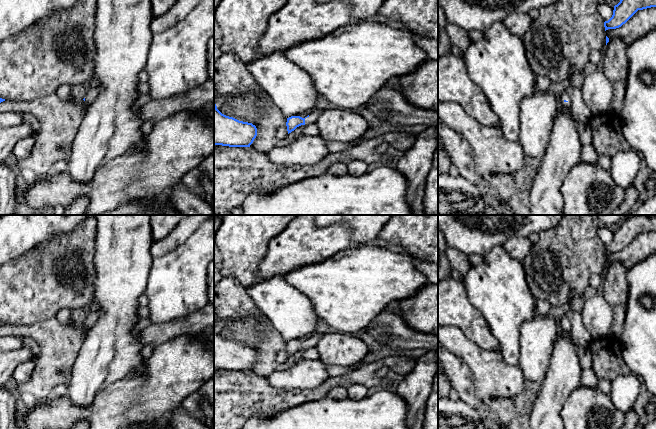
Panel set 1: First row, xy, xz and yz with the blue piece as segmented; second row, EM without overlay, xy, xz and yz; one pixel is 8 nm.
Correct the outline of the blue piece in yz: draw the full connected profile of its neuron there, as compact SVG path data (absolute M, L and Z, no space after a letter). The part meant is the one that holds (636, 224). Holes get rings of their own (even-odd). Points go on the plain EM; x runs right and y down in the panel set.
M632 215L614 230L612 241L604 246L605 255L625 248L638 234L656 231L656 216Z

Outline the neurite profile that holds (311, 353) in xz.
M315 347L306 348L303 351L302 360L319 360L319 353Z

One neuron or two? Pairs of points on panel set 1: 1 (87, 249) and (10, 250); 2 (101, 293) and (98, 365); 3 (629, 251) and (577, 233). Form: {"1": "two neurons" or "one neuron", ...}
{"1": "two neurons", "2": "one neuron", "3": "two neurons"}

